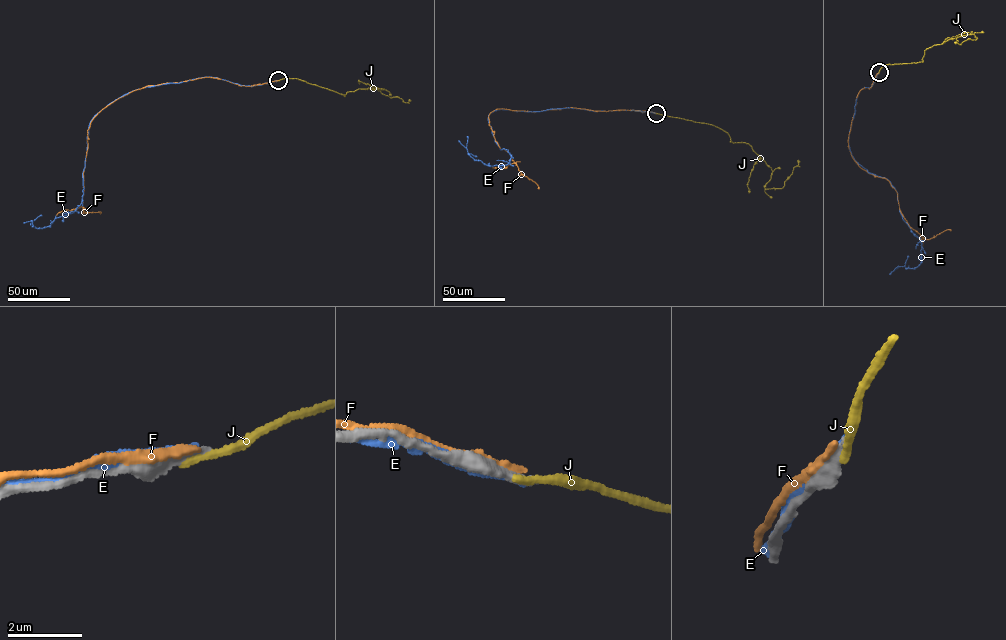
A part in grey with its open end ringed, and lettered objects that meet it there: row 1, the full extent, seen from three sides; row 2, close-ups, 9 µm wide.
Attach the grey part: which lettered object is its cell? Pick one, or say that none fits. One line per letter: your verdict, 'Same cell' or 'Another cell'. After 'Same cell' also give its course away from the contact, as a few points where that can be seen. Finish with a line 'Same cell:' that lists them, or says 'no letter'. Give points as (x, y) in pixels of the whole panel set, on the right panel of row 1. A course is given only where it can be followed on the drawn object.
E: Another cell
F: Another cell
J: Another cell
Same cell: no letter

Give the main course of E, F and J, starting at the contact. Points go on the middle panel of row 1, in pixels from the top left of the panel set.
E: (654, 112), (498, 109), (488, 115), (489, 123), (500, 150), (511, 156), (501, 165), (470, 156), (467, 136)
F: (654, 112), (572, 107), (534, 112), (494, 110), (488, 117), (495, 141), (538, 189)
J: (656, 113), (714, 125), (727, 132), (730, 142), (749, 144), (771, 168), (766, 189), (784, 186), (798, 160)

